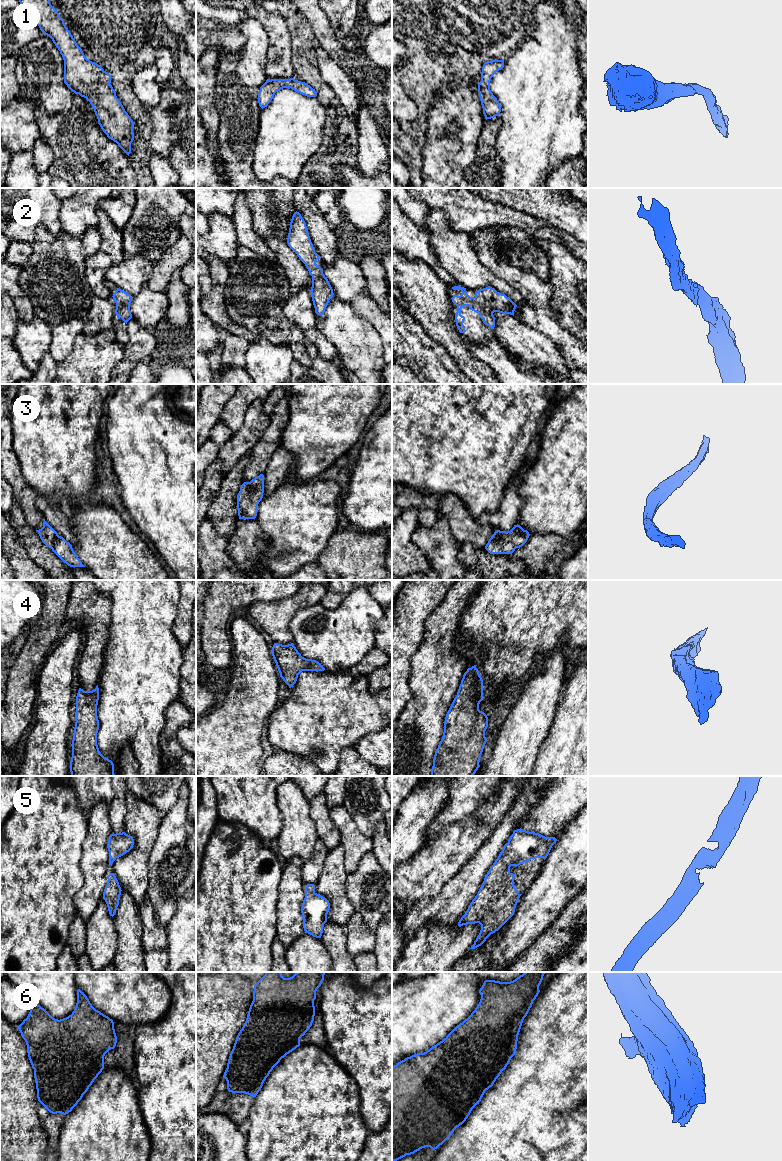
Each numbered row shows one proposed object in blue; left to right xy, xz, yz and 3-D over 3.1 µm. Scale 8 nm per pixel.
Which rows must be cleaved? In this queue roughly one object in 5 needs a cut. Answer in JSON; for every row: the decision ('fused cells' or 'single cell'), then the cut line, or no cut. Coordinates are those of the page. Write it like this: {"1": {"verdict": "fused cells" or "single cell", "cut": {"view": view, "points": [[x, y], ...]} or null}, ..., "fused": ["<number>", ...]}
{"1": {"verdict": "single cell", "cut": null}, "2": {"verdict": "single cell", "cut": null}, "3": {"verdict": "single cell", "cut": null}, "4": {"verdict": "single cell", "cut": null}, "5": {"verdict": "single cell", "cut": null}, "6": {"verdict": "single cell", "cut": null}, "fused": []}

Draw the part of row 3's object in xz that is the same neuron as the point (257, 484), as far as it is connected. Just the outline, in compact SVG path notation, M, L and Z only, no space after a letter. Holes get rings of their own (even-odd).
M264 475L244 482L237 495L237 509L239 519L255 519L258 512L258 504L263 498Z

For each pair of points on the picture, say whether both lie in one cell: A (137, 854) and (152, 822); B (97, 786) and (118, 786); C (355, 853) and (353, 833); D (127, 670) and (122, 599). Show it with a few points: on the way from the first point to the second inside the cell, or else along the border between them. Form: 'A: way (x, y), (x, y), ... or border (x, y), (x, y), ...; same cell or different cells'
A: way (143, 846), (144, 830); same cell
B: border (112, 786), (114, 797), (109, 805); different cells
C: way (355, 848), (353, 838); same cell
D: way (127, 652), (127, 617); same cell

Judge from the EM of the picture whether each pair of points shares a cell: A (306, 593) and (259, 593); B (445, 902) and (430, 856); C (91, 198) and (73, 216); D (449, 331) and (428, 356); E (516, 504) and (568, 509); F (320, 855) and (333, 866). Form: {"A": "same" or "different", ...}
{"A": "different", "B": "different", "C": "same", "D": "different", "E": "different", "F": "different"}

